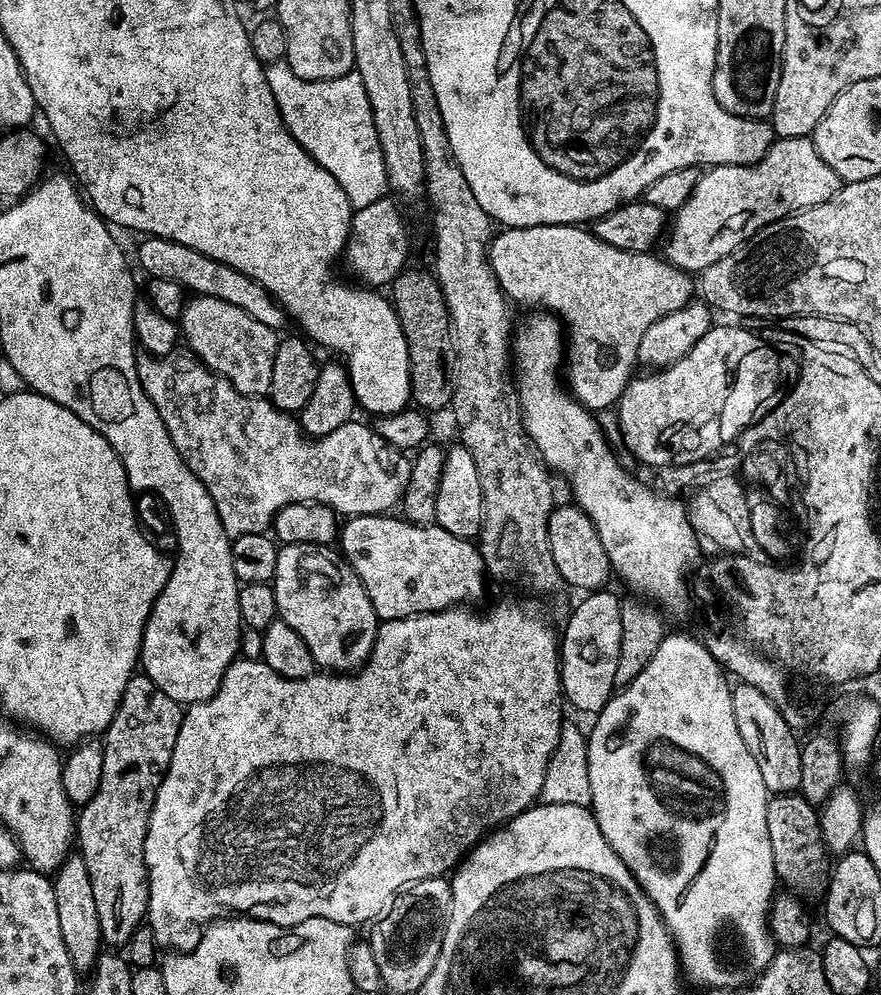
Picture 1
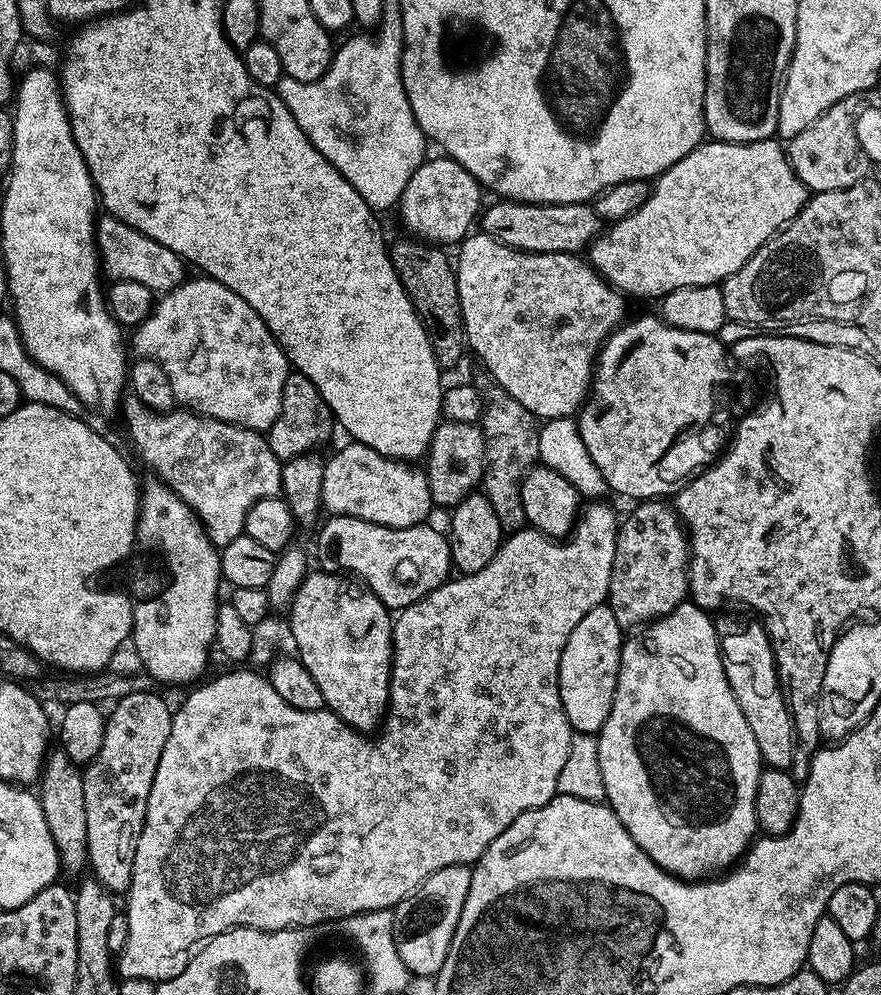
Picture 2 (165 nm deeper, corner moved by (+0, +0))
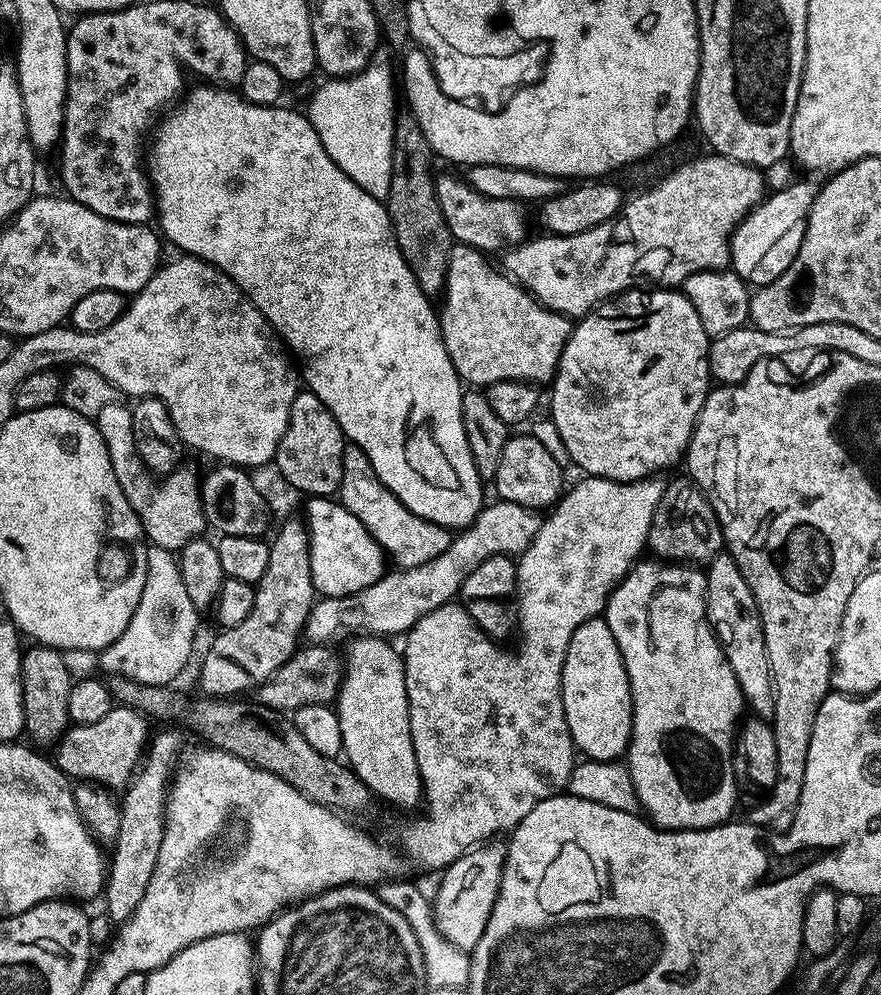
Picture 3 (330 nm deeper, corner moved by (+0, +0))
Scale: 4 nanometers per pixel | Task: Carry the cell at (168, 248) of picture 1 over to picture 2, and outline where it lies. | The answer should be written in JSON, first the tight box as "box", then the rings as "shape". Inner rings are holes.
{"box":[96,214,186,294],"shape":[[[107,214],[101,215],[96,222],[96,250],[103,275],[112,282],[142,282],[142,286],[152,293],[163,294],[171,292],[186,279],[186,261],[174,254],[174,250],[162,246],[162,242],[154,242],[154,238],[146,238],[146,234]]]}

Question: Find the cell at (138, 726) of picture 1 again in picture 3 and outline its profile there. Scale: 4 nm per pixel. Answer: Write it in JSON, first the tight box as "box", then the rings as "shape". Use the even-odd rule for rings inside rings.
{"box":[54,706,150,790],"shape":[[[114,706],[106,718],[89,724],[72,724],[54,745],[54,763],[65,776],[76,782],[102,784],[109,790],[120,790],[140,766],[150,743],[149,721],[143,712]]]}

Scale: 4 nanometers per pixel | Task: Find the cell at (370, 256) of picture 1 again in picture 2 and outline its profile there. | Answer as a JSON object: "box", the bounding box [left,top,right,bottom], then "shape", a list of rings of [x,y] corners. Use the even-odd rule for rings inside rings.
{"box":[398,154,485,246],"shape":[[[447,154],[425,159],[402,190],[398,211],[413,237],[437,246],[459,245],[473,231],[485,203],[485,189],[462,165]]]}

